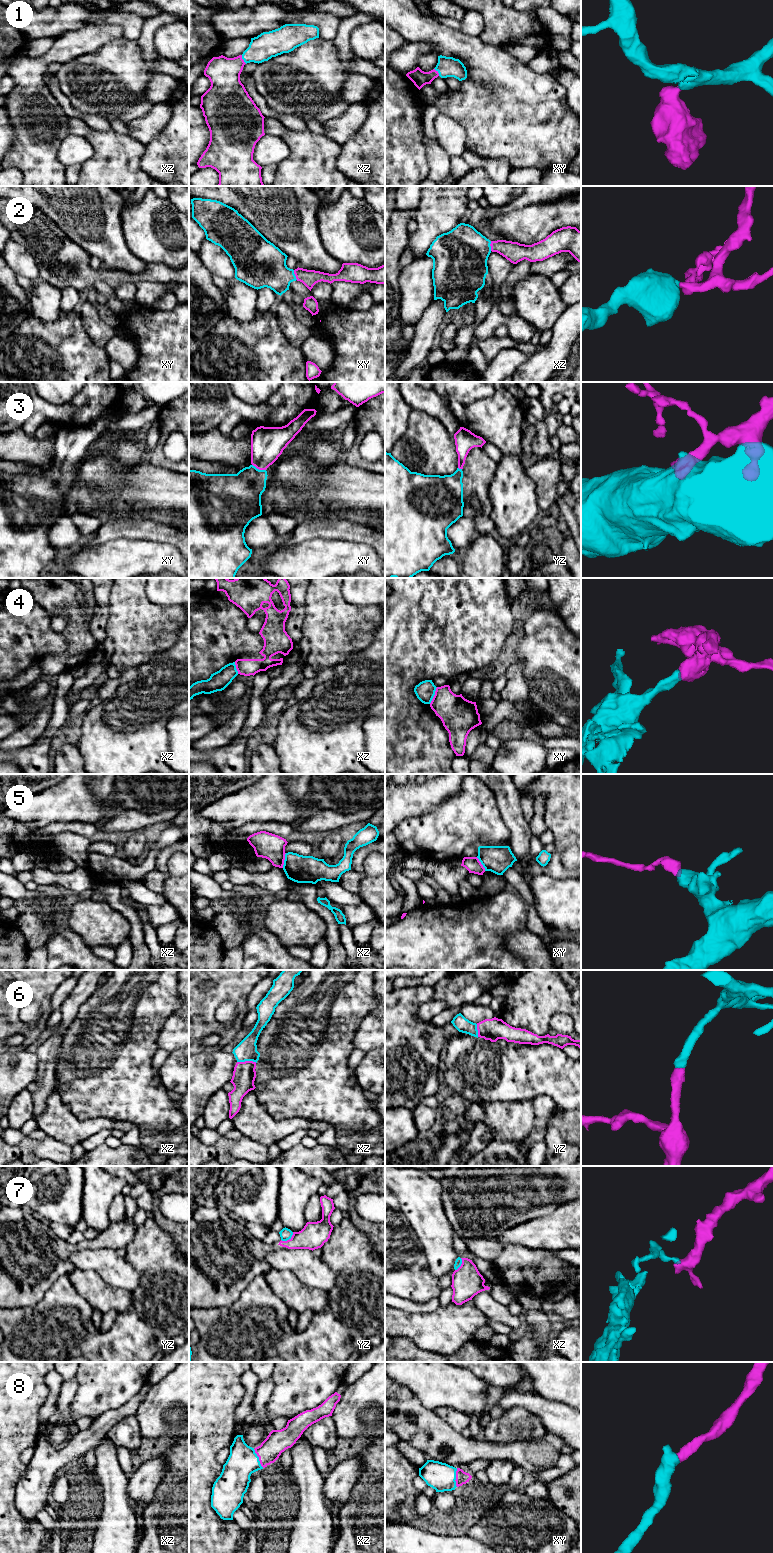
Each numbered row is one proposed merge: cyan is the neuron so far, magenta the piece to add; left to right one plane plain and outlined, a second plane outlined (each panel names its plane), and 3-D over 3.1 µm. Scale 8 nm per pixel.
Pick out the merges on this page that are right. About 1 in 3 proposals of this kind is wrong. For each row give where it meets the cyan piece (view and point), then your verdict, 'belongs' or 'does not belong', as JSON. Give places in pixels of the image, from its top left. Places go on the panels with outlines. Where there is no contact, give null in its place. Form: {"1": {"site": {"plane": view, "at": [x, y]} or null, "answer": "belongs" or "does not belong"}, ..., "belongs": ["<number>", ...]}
{"1": {"site": {"plane": "xz", "at": [242, 58]}, "answer": "belongs"}, "2": {"site": {"plane": "xy", "at": [294, 275]}, "answer": "belongs"}, "3": {"site": {"plane": "xy", "at": [258, 469]}, "answer": "belongs"}, "4": {"site": {"plane": "xy", "at": [434, 694]}, "answer": "does not belong"}, "5": {"site": {"plane": "xz", "at": [284, 860]}, "answer": "does not belong"}, "6": {"site": {"plane": "xz", "at": [247, 1060]}, "answer": "belongs"}, "7": {"site": {"plane": "yz", "at": [288, 1239]}, "answer": "does not belong"}, "8": {"site": {"plane": "xz", "at": [258, 1458]}, "answer": "belongs"}, "belongs": ["1", "2", "3", "6", "8"]}

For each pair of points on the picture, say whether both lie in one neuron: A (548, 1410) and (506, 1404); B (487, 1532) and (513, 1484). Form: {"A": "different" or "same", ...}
{"A": "same", "B": "different"}

